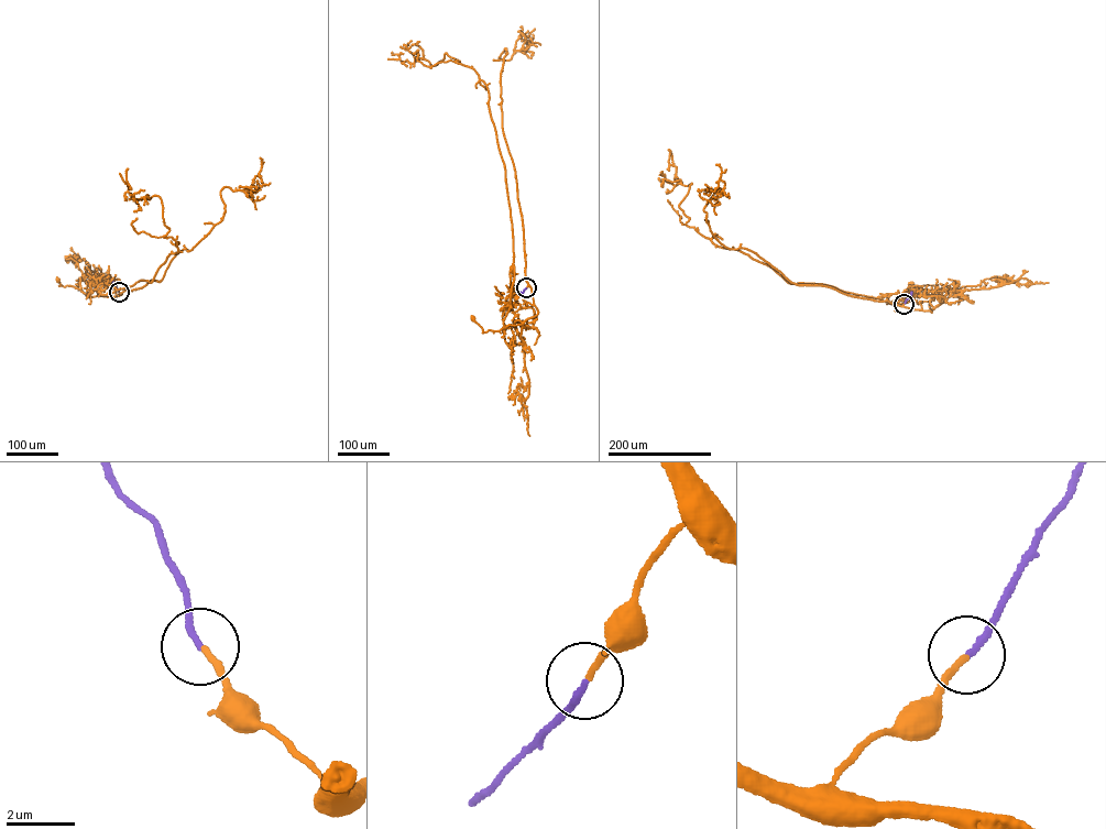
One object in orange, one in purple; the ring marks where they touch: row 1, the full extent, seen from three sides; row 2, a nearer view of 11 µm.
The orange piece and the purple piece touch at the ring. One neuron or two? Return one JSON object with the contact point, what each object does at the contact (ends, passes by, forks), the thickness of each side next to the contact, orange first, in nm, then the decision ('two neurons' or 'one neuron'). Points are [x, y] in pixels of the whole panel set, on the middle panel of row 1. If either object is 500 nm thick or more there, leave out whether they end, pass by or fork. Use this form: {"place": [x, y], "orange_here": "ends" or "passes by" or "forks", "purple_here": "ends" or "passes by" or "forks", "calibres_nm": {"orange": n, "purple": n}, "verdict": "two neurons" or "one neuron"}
{"place": [526, 287], "orange_here": "ends", "purple_here": "ends", "calibres_nm": {"orange": 180, "purple": 180}, "verdict": "one neuron"}

